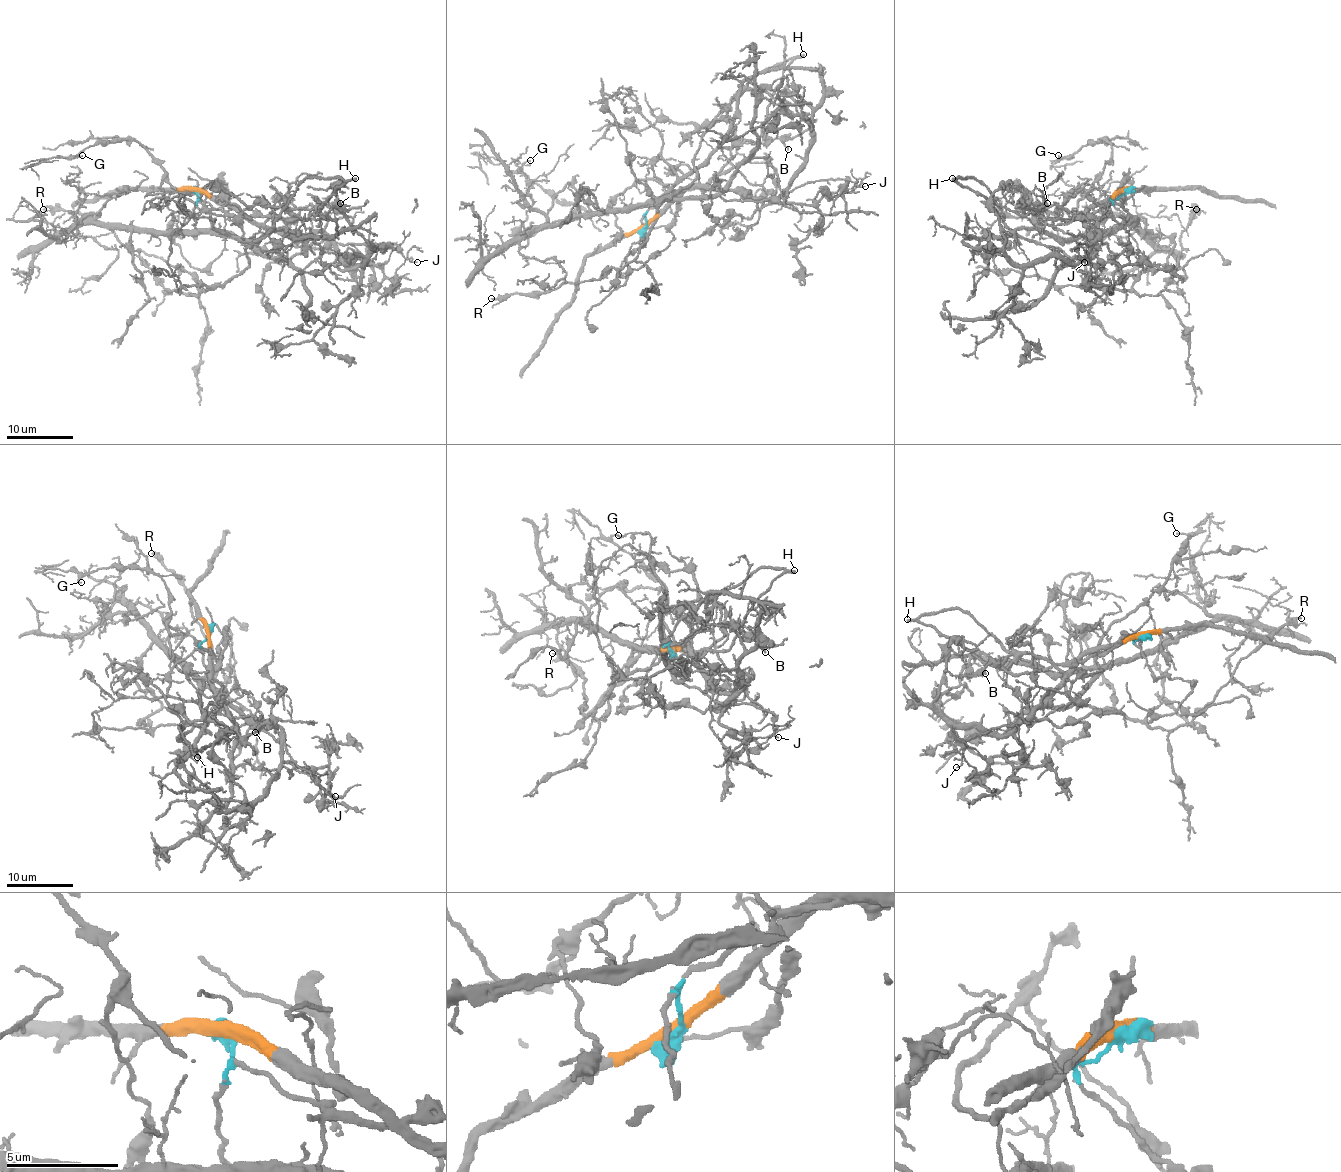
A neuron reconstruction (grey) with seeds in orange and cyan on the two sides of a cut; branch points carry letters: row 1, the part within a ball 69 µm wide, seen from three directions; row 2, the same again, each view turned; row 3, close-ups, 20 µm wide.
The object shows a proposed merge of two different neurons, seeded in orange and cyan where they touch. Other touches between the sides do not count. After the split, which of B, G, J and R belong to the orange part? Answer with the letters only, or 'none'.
B, J

